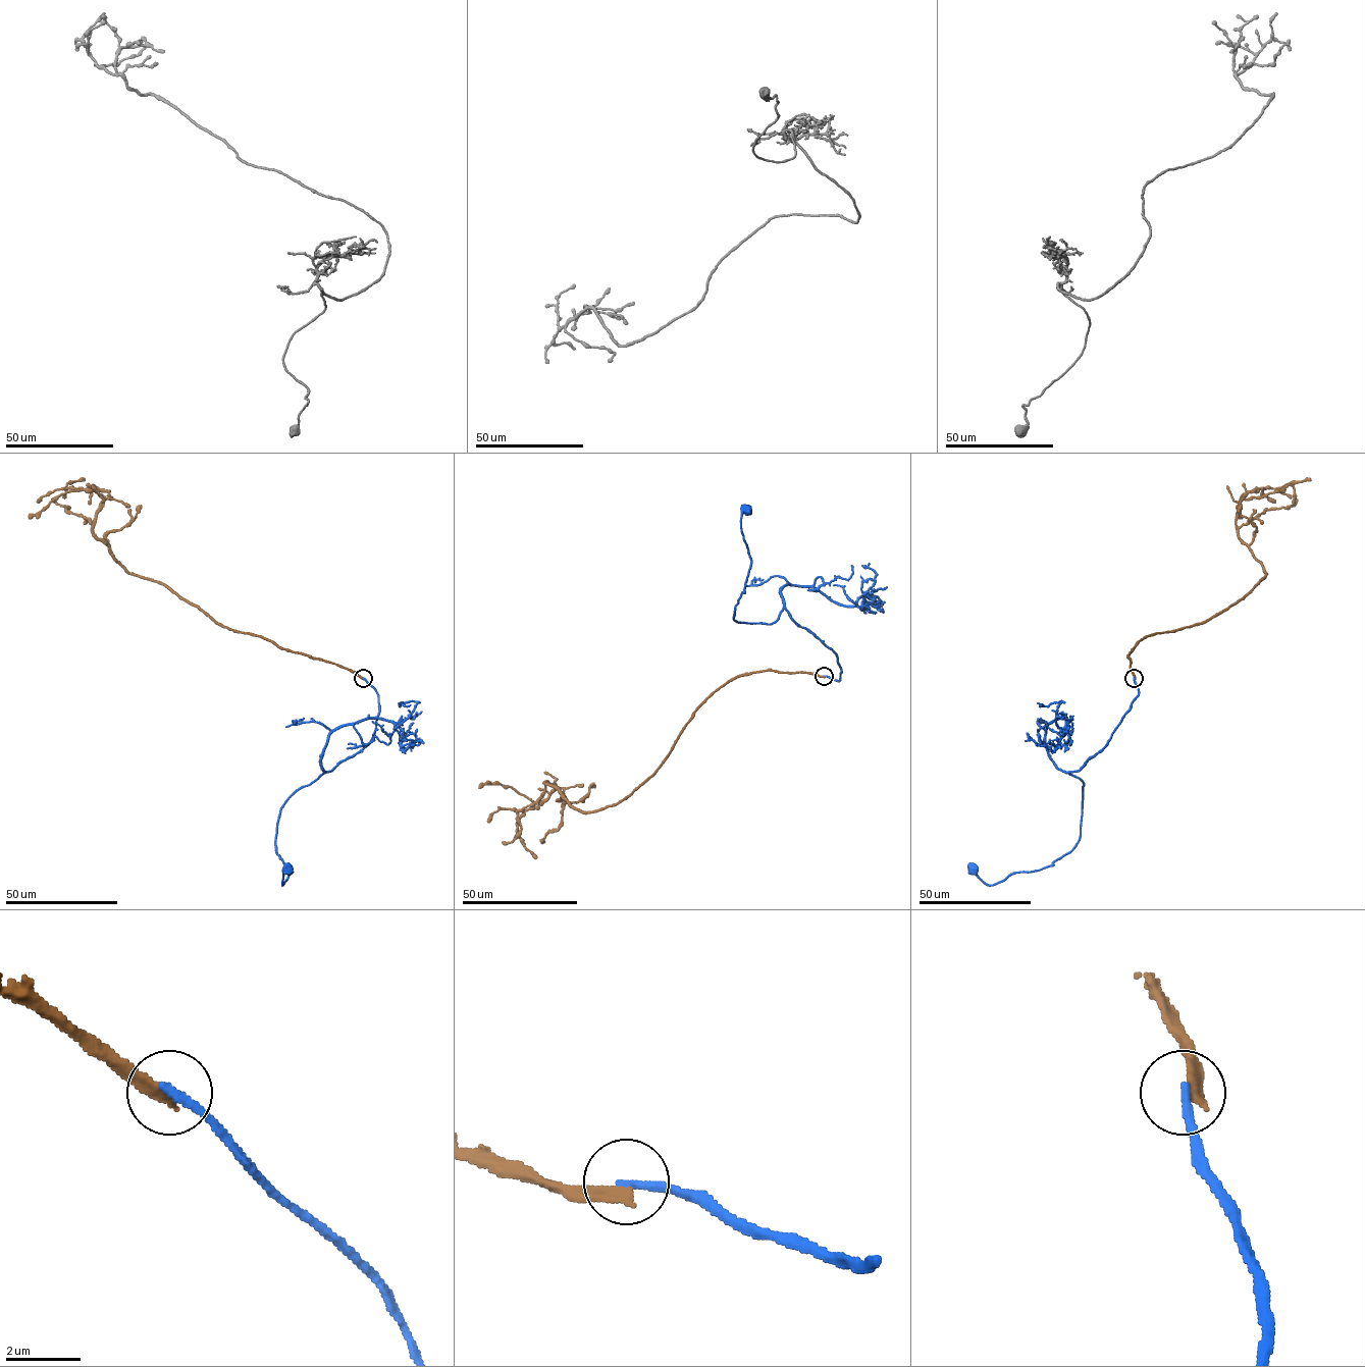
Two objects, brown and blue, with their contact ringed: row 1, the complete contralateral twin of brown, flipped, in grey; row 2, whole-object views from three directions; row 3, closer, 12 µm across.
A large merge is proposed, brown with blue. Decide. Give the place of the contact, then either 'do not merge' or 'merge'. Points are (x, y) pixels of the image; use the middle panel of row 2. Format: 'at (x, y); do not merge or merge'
at (824, 676); do not merge

